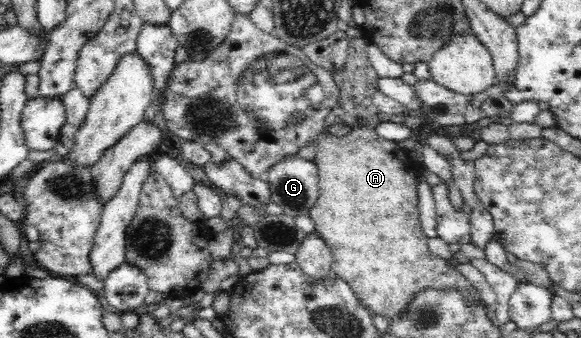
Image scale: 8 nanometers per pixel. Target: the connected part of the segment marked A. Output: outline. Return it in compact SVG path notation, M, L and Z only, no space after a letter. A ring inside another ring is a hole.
M366 37L349 38L345 69L332 71L335 83L340 88L340 98L325 119L326 129L316 139L316 156L313 162L318 166L319 196L316 205L310 209L309 217L315 223L318 236L324 238L332 250L331 271L348 282L357 300L364 307L386 320L406 313L406 307L412 297L418 291L430 287L457 289L465 297L466 305L483 303L478 290L470 281L454 269L452 264L432 254L428 248L428 236L422 231L418 208L421 199L417 190L420 163L414 161L408 151L401 149L398 143L382 139L375 133L375 128L381 121L372 97L378 90L379 78L368 57L369 44L370 41ZM359 118L366 120L364 127L358 125ZM335 123L345 123L352 127L352 131L344 137L335 137L327 129Z

